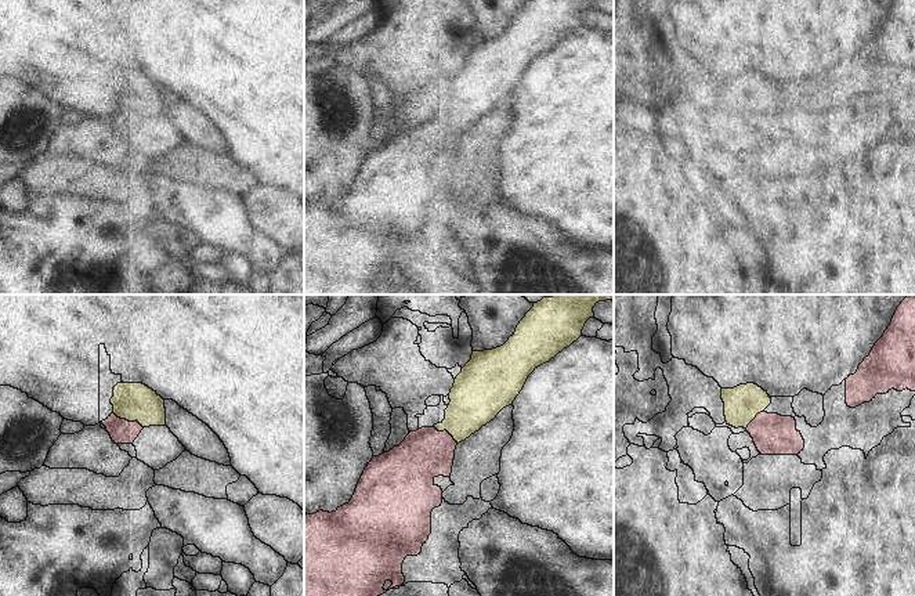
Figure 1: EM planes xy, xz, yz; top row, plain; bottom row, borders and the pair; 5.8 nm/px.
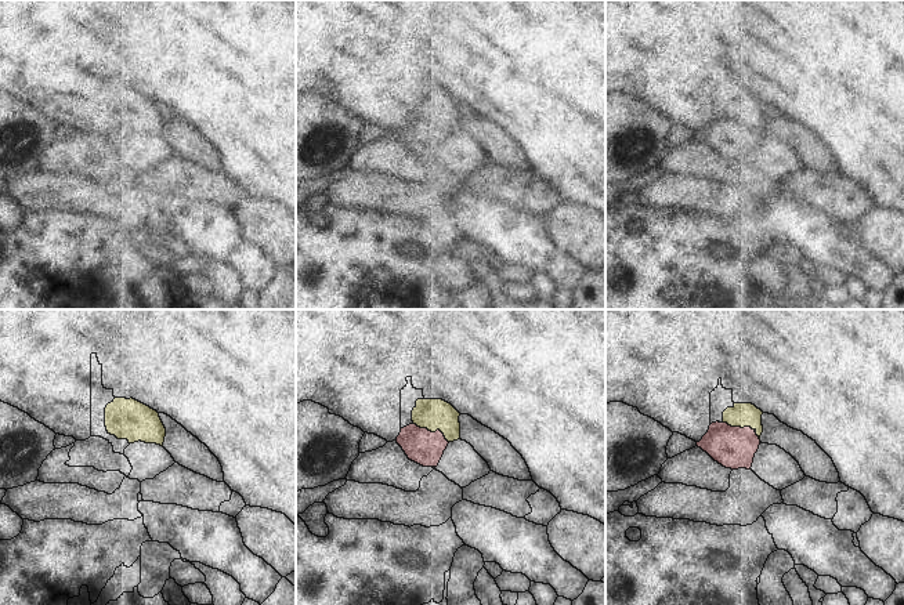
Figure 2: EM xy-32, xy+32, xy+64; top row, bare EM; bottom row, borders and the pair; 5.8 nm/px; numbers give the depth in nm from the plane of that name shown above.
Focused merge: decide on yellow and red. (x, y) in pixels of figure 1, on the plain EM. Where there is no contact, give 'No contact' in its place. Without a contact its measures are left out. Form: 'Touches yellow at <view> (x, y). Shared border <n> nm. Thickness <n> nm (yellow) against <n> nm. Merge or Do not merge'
Touches yellow at xy (129, 111). Shared border 200 nm. Thickness 220 nm (yellow) against 140 nm. Merge

